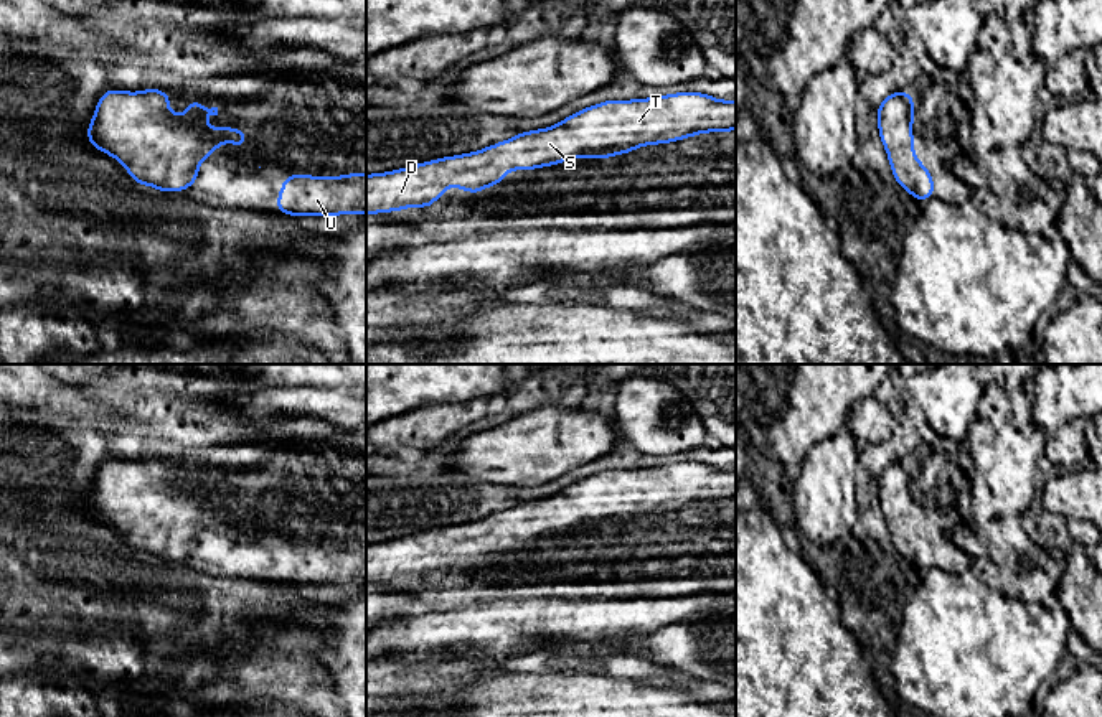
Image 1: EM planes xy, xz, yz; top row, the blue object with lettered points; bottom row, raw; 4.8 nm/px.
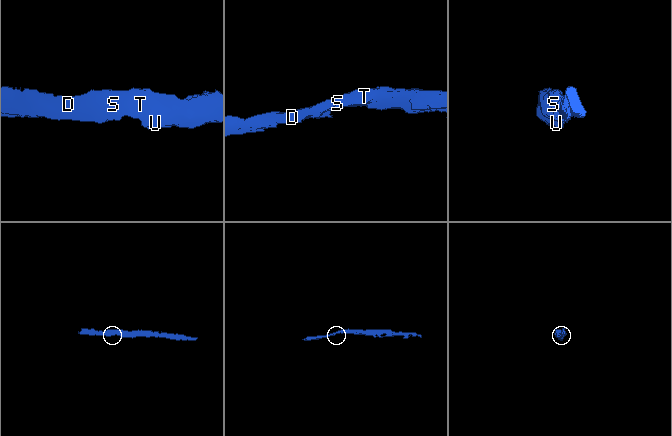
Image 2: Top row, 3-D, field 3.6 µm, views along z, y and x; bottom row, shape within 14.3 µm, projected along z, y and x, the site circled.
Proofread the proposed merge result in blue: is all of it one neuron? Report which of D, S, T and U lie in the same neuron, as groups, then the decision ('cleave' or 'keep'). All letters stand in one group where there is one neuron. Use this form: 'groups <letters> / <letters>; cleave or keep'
groups D S T U; keep

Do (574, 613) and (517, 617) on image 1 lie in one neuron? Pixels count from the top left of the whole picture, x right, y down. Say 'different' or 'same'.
same

